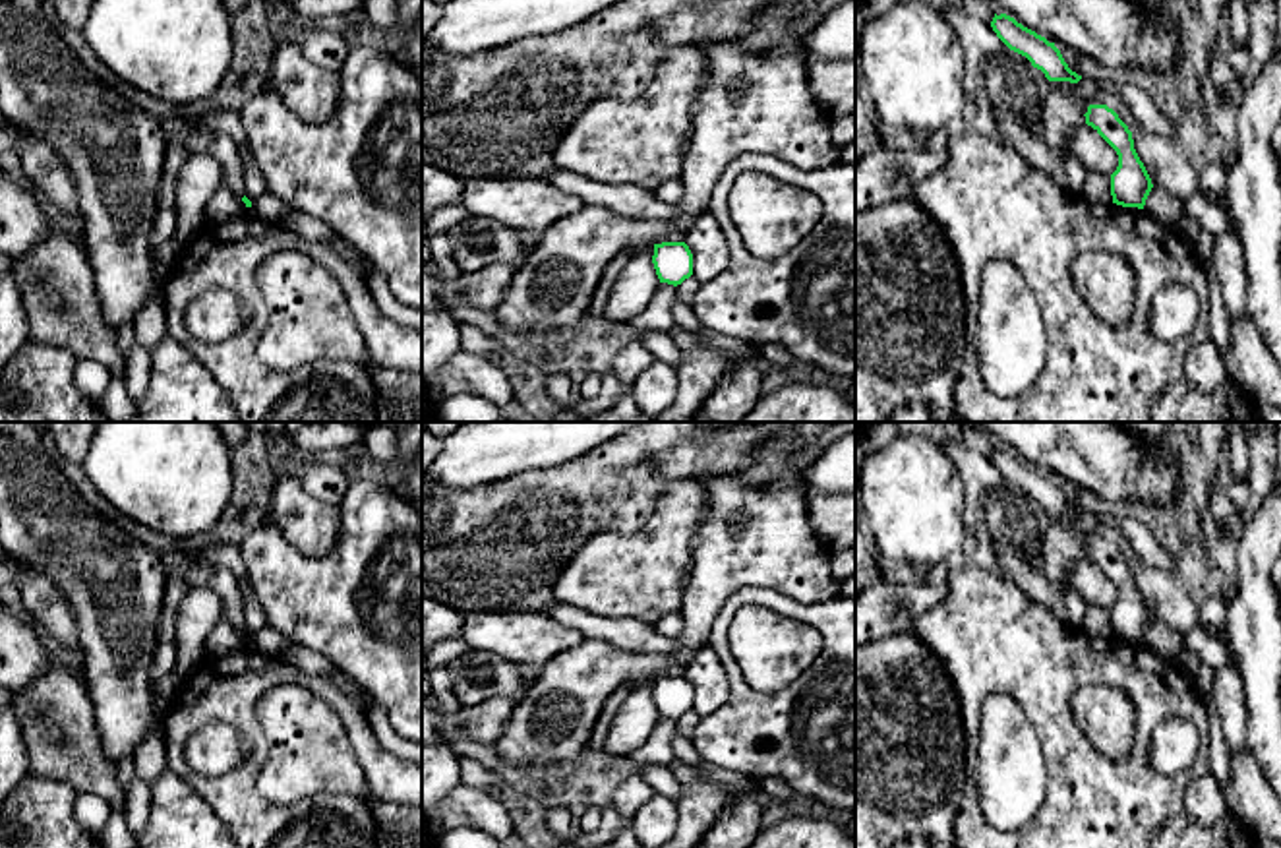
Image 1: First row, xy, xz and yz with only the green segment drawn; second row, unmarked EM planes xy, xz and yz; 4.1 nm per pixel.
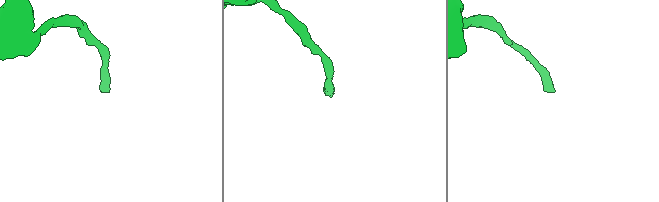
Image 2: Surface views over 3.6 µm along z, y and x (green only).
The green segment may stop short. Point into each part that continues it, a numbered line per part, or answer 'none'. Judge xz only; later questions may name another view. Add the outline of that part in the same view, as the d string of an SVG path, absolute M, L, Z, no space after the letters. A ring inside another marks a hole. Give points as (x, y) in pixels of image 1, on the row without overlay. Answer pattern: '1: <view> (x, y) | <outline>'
none

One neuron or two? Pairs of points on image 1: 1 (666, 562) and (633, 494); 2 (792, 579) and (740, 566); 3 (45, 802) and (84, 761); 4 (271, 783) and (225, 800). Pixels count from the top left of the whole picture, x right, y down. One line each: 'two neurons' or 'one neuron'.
1: two neurons
2: one neuron
3: two neurons
4: two neurons

